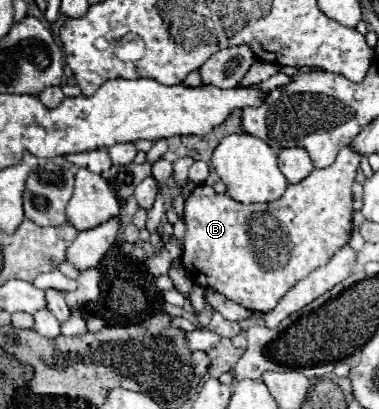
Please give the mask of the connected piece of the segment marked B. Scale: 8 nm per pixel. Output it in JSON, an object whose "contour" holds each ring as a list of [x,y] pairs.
{"contour":[[[344,146],[338,158],[328,168],[316,168],[308,178],[298,184],[290,184],[282,198],[276,202],[242,204],[228,194],[216,194],[212,186],[200,184],[186,198],[186,234],[182,248],[182,264],[190,280],[204,288],[214,288],[228,300],[254,310],[268,312],[280,298],[312,270],[324,266],[334,252],[338,252],[352,232],[352,184],[360,166],[360,154],[352,146]]]}

